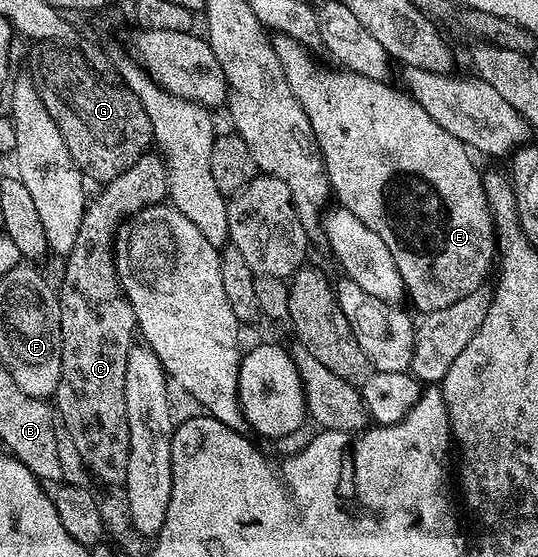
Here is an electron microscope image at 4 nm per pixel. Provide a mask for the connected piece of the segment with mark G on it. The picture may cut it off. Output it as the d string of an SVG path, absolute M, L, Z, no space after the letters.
M40 41L33 47L36 48L28 55L32 84L42 97L42 105L46 105L46 113L50 113L54 125L58 125L58 133L62 133L62 141L66 141L66 149L70 149L77 169L89 180L97 179L100 185L126 173L126 169L130 169L130 165L134 165L134 161L138 161L154 143L152 122L146 117L146 109L142 109L142 101L127 86L111 87L103 83L100 80L103 78L93 71L79 50L71 51L68 45L56 41Z

